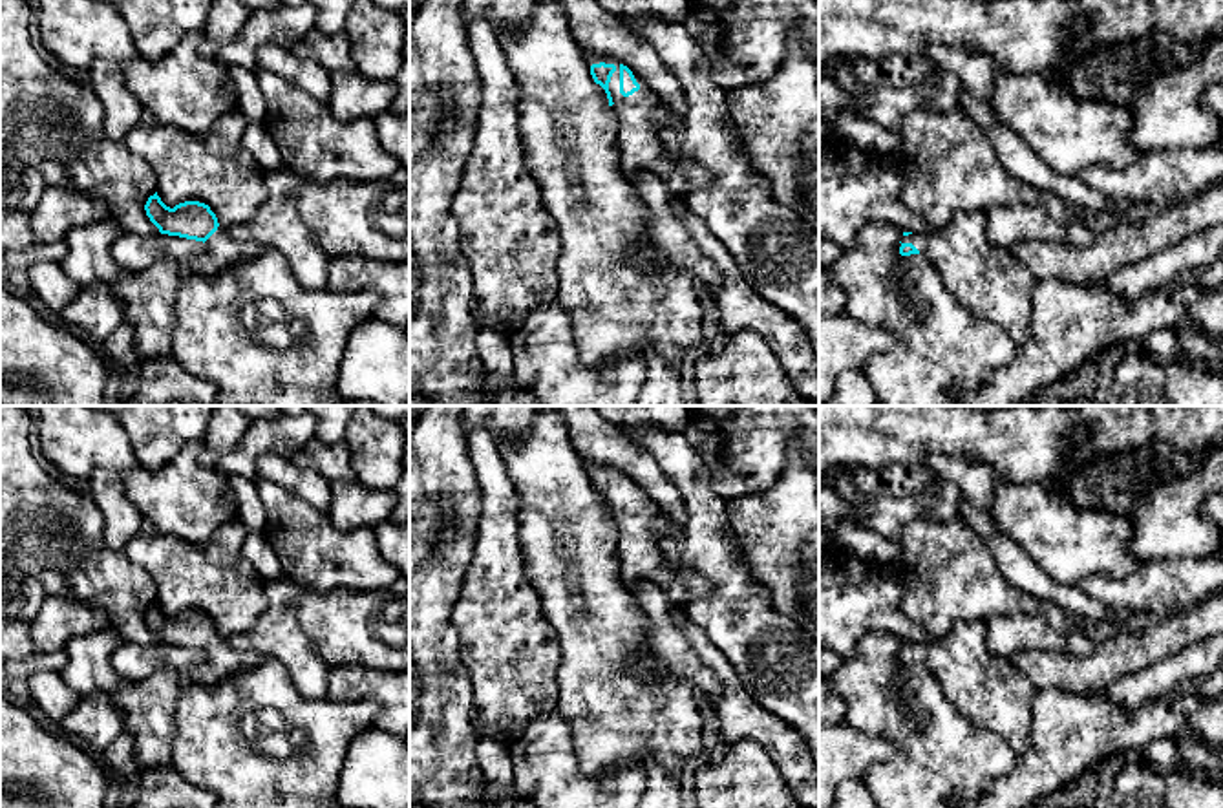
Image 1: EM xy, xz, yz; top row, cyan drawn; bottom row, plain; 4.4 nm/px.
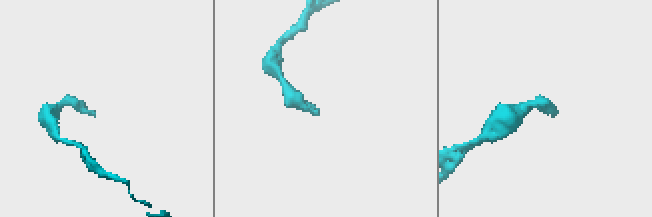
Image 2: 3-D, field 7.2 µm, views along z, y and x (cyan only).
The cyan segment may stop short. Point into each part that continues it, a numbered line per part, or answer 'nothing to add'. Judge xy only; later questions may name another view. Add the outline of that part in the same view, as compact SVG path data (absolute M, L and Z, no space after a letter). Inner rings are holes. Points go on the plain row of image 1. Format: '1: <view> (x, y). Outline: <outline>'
1: xy (222, 662). Outline: M218 636L218 640L205 651L203 660L183 675L194 684L218 686L232 680L239 671L258 667L263 658L263 654L254 651L234 649L227 638Z

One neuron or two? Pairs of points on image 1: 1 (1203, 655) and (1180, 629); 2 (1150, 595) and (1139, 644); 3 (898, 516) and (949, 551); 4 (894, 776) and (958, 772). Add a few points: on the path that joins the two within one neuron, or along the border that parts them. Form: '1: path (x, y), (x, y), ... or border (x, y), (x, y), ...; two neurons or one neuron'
1: border (1203, 640), (1154, 664); two neurons
2: border (1191, 604), (1150, 620); two neurons
3: border (951, 521), (911, 520), (898, 538); two neurons
4: path (911, 776), (942, 772); one neuron

